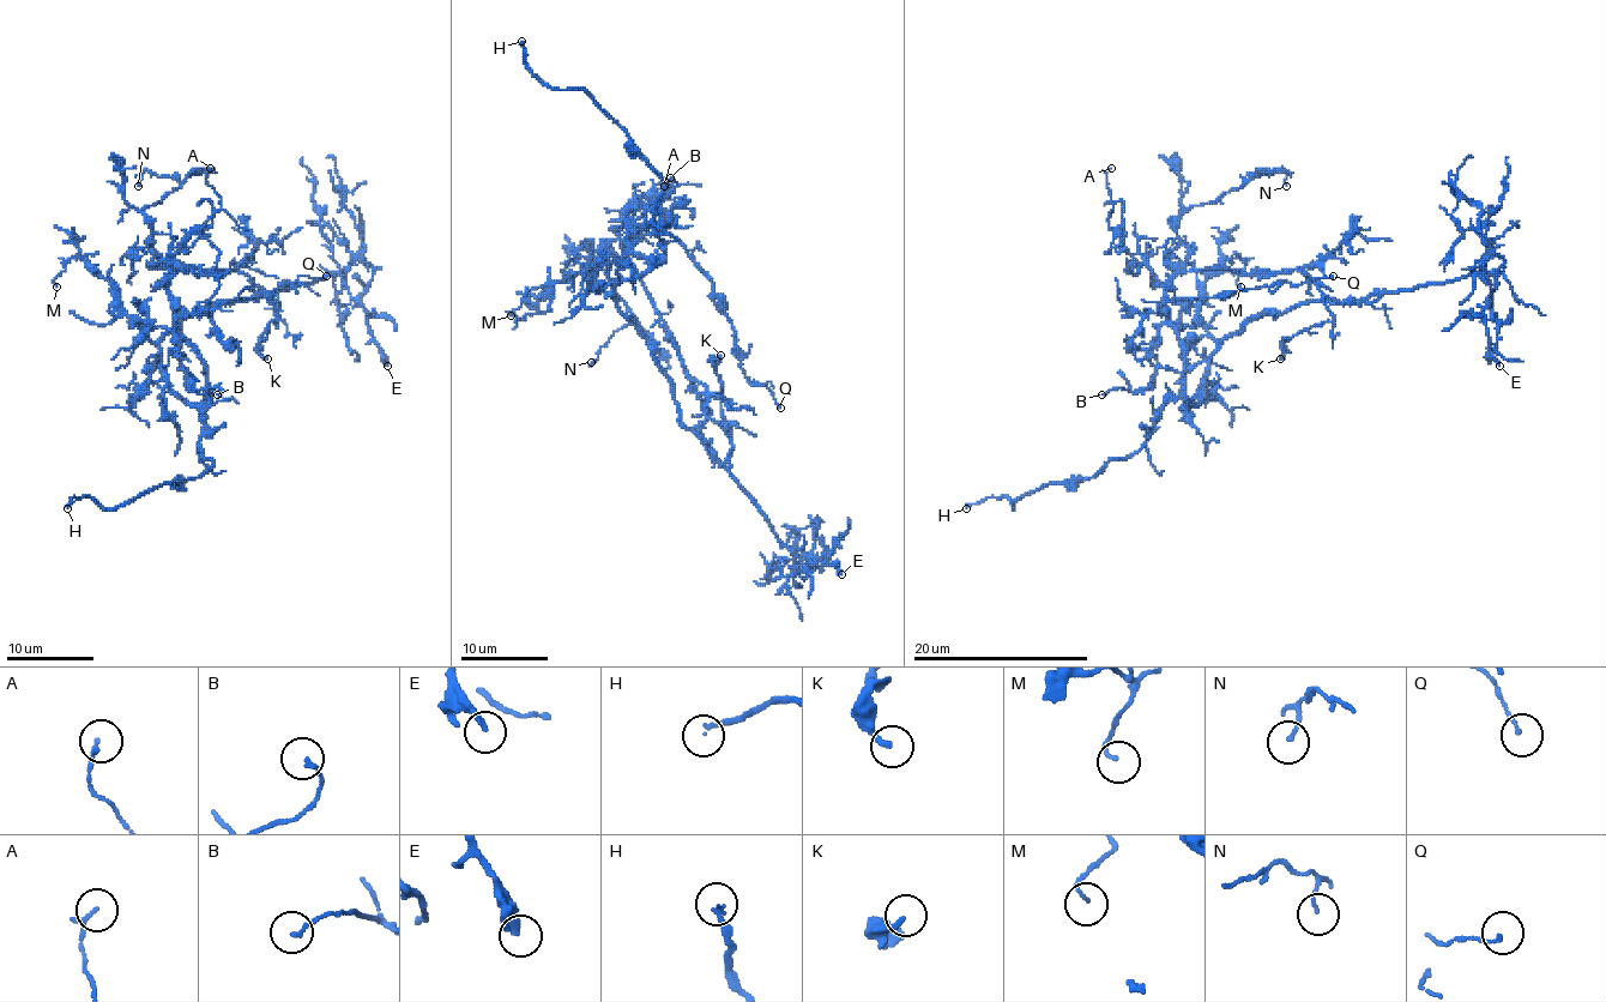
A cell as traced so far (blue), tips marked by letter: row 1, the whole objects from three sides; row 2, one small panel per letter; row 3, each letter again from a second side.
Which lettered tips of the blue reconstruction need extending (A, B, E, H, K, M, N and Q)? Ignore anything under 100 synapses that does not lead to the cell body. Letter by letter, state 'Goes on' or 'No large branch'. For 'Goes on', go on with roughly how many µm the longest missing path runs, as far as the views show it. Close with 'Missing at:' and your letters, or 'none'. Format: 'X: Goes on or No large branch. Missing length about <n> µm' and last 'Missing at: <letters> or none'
A: No large branch
B: No large branch
E: No large branch
H: Goes on. Missing length about 50 µm
K: No large branch
M: No large branch
N: No large branch
Q: No large branch
Missing at: H

